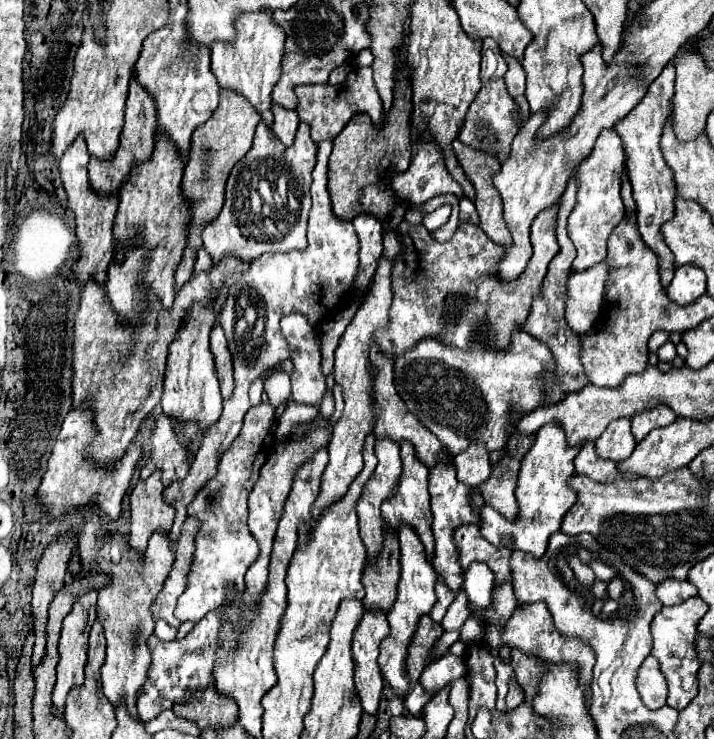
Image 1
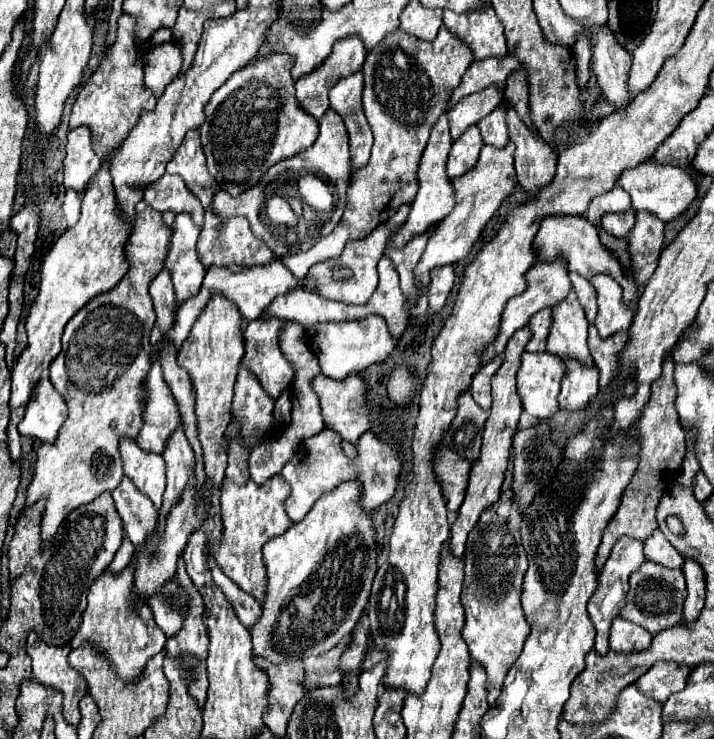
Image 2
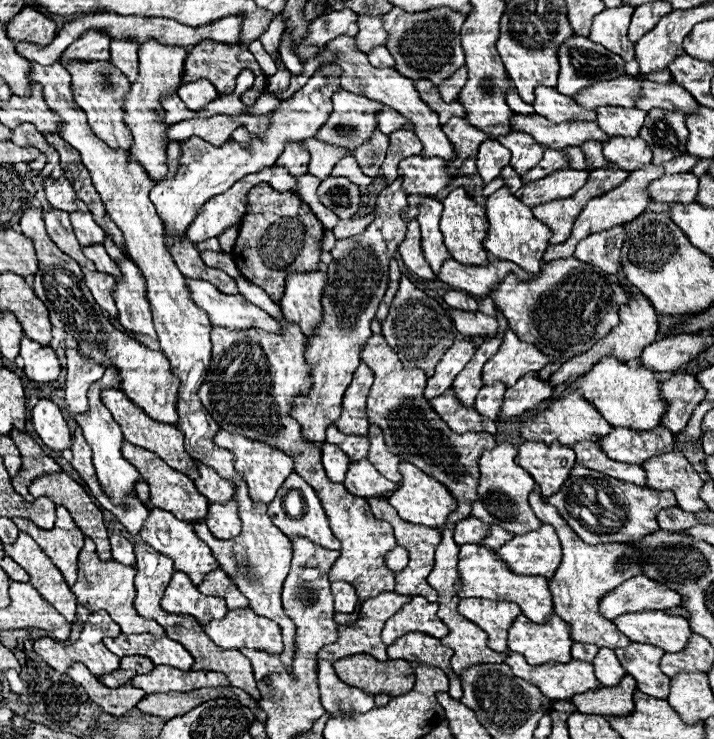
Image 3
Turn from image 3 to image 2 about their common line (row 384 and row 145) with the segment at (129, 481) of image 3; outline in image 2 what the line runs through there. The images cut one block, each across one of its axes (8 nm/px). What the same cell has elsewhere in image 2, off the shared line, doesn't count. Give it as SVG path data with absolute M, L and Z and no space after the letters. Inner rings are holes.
M122 14L118 18L118 34L112 48L106 52L100 68L82 86L70 114L70 128L88 126L92 132L92 146L100 158L106 158L114 148L122 144L128 132L138 122L144 110L154 110L156 98L144 86L144 62L140 58L140 48L134 42L134 18Z

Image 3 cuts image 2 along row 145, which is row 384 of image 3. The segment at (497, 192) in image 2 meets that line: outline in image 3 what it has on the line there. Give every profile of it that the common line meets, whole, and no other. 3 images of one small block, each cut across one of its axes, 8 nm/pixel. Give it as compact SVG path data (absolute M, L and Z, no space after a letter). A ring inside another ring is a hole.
M512 330L504 334L504 342L500 350L484 364L484 384L490 382L506 382L506 386L514 386L514 382L528 372L536 372L550 364L550 358L542 354L534 344L522 342Z

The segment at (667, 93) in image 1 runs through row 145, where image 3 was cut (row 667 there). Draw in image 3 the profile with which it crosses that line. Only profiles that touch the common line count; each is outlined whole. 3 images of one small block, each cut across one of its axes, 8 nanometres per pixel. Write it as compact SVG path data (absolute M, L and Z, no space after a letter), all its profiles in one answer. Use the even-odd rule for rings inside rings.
M630 642L630 646L616 650L626 674L636 678L638 690L654 698L666 698L670 690L670 678L660 672L660 658L664 654L664 650L642 646L638 642Z

